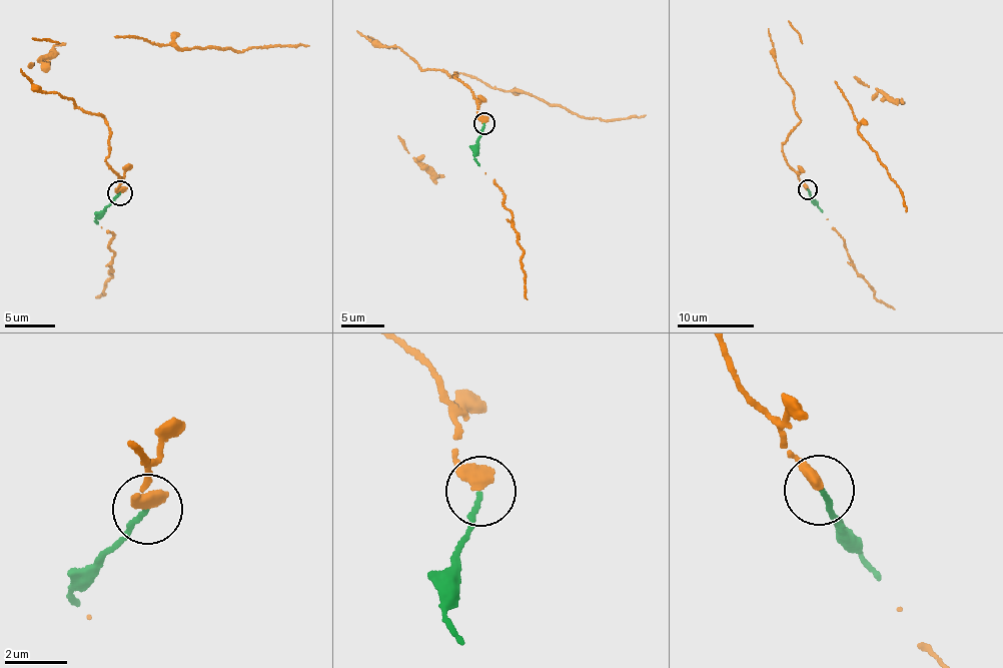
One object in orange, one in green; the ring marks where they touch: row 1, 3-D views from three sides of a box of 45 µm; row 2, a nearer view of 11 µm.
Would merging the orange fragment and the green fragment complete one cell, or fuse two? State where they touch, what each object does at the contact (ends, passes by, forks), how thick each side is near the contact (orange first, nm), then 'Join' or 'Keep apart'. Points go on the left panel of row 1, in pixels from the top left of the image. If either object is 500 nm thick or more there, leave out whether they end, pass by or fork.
Place: (120, 193). Thickness 500 nm (orange) against 130 nm. Join

